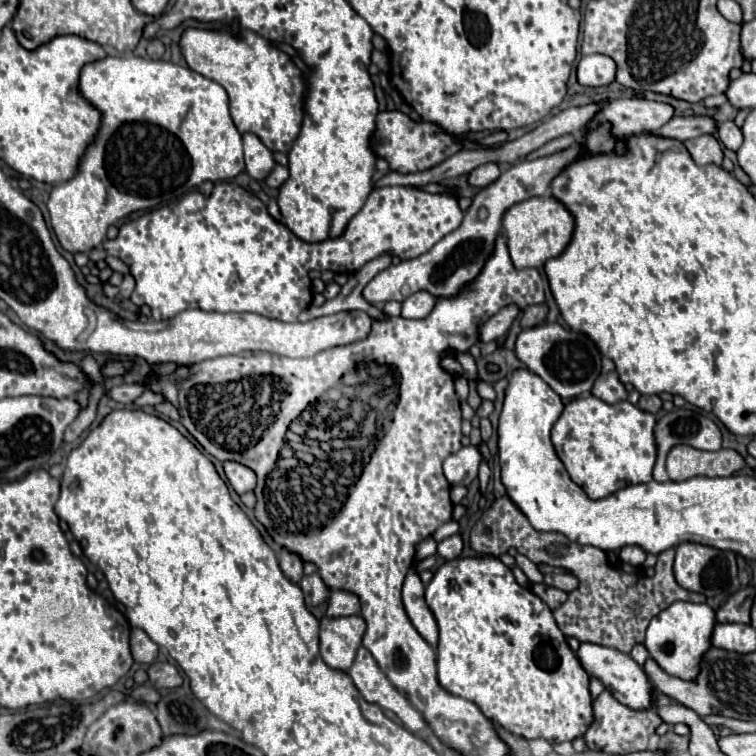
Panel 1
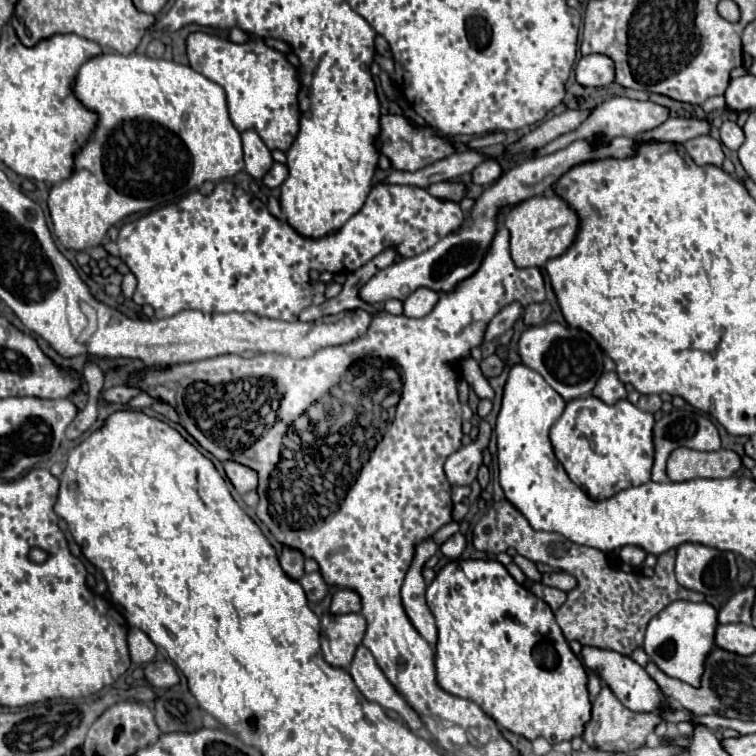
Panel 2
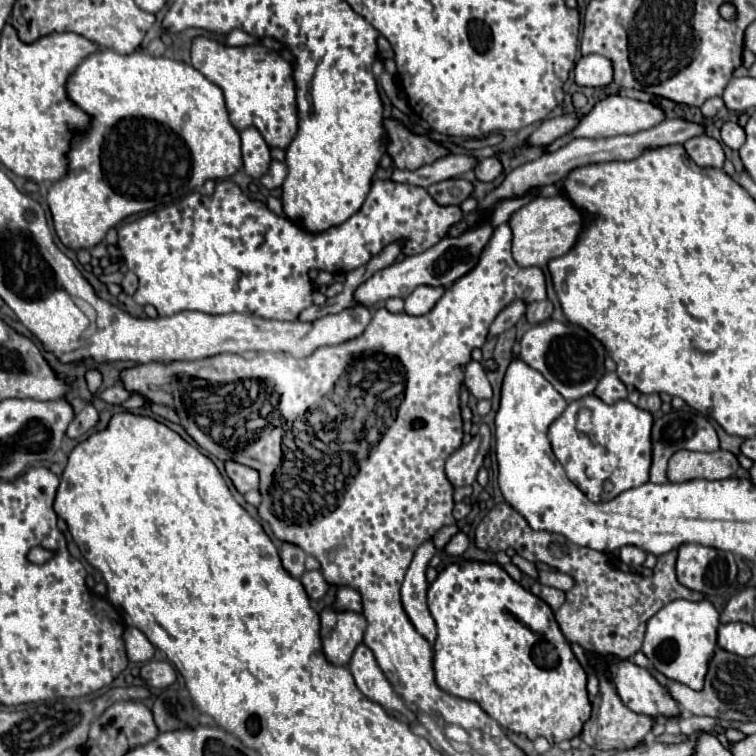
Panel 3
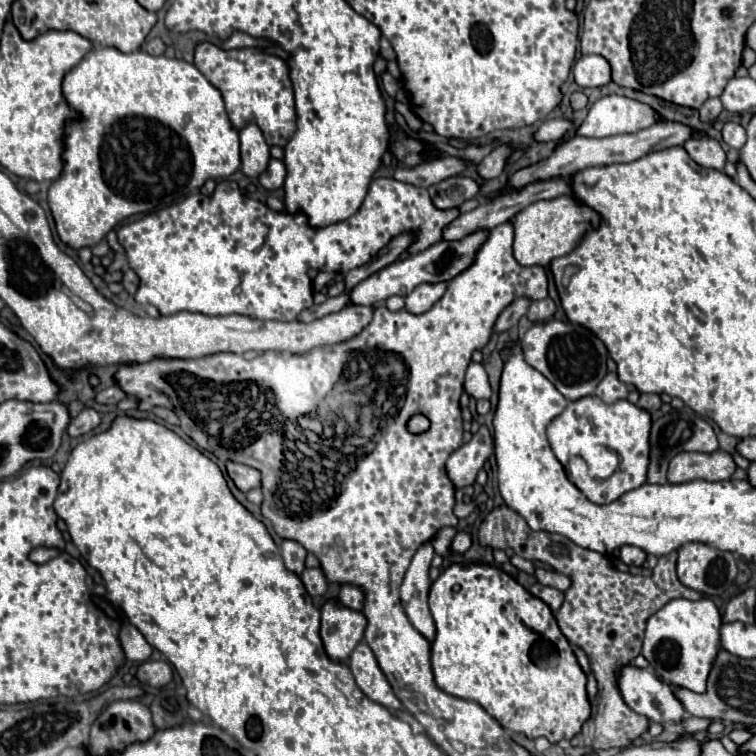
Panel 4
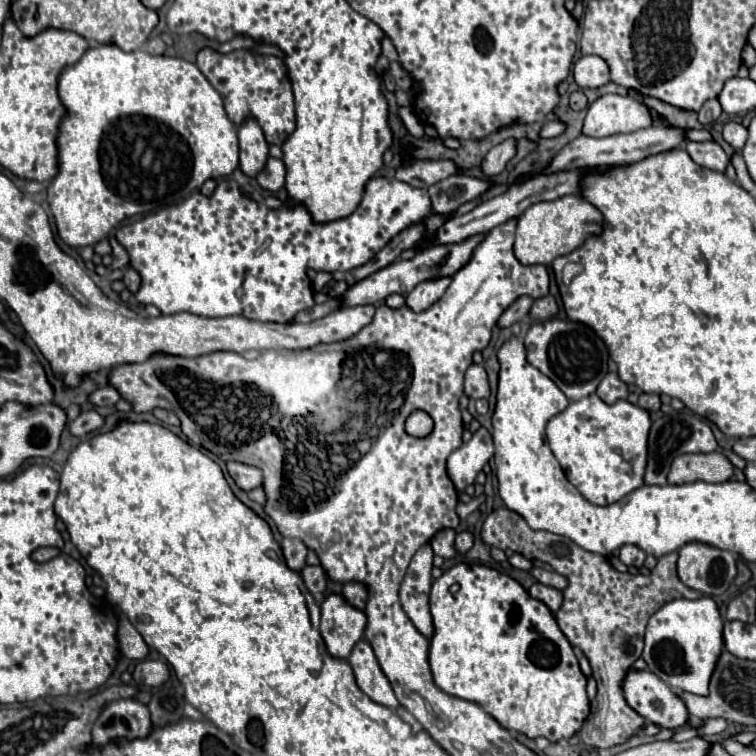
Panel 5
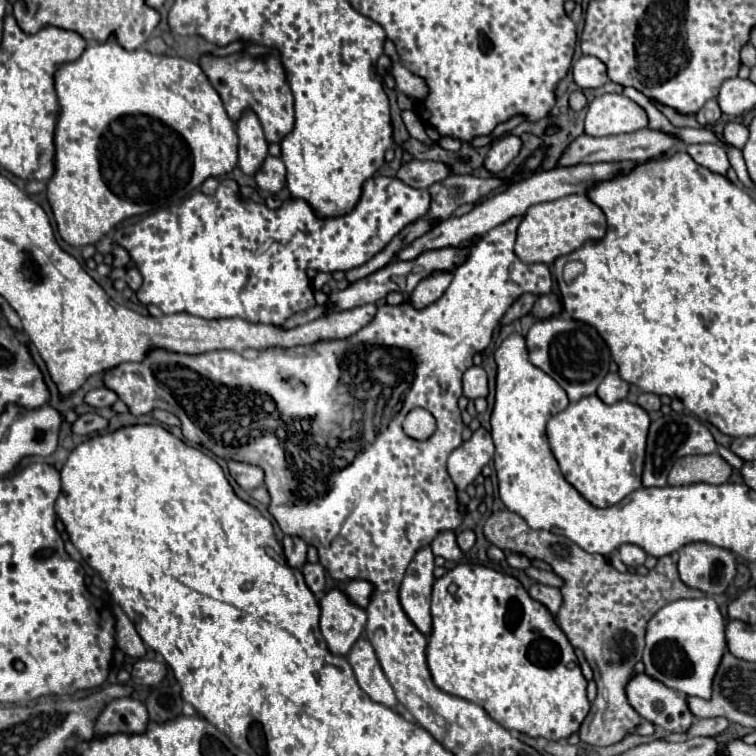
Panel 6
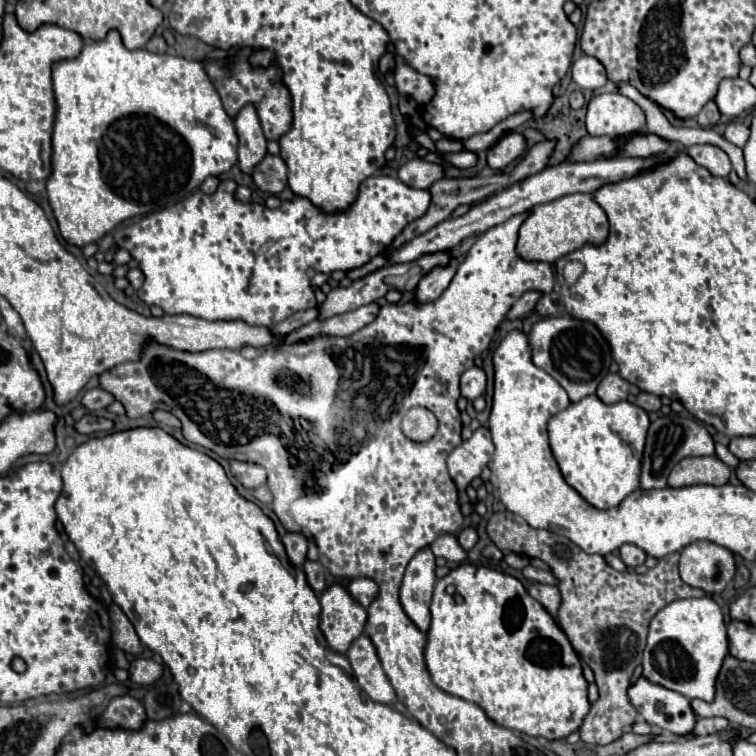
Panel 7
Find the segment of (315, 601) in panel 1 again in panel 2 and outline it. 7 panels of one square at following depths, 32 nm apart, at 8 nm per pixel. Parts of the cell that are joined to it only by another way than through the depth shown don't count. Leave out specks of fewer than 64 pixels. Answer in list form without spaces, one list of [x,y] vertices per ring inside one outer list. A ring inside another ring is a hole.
[[[320,572],[304,574],[300,578],[300,584],[302,584],[302,588],[304,588],[304,592],[306,592],[306,596],[308,596],[310,602],[320,602],[328,594],[328,584],[320,576]]]

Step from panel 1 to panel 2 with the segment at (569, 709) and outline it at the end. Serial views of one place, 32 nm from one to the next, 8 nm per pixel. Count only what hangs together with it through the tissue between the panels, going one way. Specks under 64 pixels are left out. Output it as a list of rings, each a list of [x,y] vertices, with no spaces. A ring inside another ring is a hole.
[[[456,560],[446,564],[438,576],[434,578],[434,582],[428,586],[426,590],[426,600],[428,600],[428,608],[436,620],[438,626],[438,642],[436,642],[436,680],[440,684],[442,690],[472,700],[476,702],[490,718],[494,718],[502,728],[514,732],[514,734],[522,734],[528,740],[536,740],[538,736],[546,738],[550,744],[558,744],[562,740],[572,740],[576,736],[582,736],[584,732],[584,724],[590,720],[590,698],[588,698],[588,690],[586,690],[586,670],[582,666],[582,662],[576,658],[576,654],[570,650],[564,634],[560,632],[560,626],[554,620],[552,610],[548,608],[548,604],[544,604],[544,600],[536,598],[530,590],[526,590],[524,586],[520,586],[510,574],[508,570],[496,562],[496,560]]]

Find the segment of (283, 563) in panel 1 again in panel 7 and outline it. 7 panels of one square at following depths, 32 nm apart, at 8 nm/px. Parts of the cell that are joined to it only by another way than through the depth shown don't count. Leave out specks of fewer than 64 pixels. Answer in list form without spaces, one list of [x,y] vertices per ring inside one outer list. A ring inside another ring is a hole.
[[[286,532],[282,536],[282,542],[286,546],[286,552],[292,560],[292,564],[302,566],[306,560],[306,548],[308,548],[308,540],[302,534],[294,534],[294,532]]]

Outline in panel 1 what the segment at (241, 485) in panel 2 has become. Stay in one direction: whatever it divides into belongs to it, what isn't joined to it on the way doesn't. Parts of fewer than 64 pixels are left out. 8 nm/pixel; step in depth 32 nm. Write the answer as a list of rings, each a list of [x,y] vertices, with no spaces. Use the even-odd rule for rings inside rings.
[[[224,462],[224,472],[226,472],[228,482],[234,486],[234,490],[238,494],[254,490],[256,474],[250,468],[246,468],[246,466],[238,464],[238,462]]]

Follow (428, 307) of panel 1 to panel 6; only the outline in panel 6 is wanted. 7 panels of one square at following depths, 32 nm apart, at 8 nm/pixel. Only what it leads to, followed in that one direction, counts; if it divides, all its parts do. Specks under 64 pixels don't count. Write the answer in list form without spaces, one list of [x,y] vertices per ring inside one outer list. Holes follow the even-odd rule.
[[[454,270],[452,272],[434,272],[432,276],[424,278],[410,294],[410,304],[414,308],[424,308],[436,302],[444,294],[448,284],[452,282],[452,276],[454,276]]]

